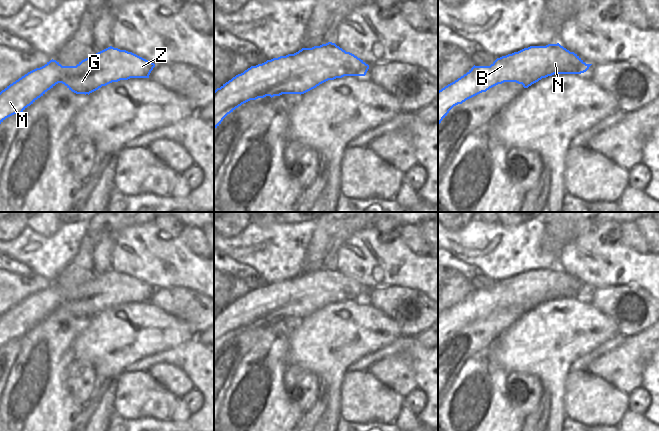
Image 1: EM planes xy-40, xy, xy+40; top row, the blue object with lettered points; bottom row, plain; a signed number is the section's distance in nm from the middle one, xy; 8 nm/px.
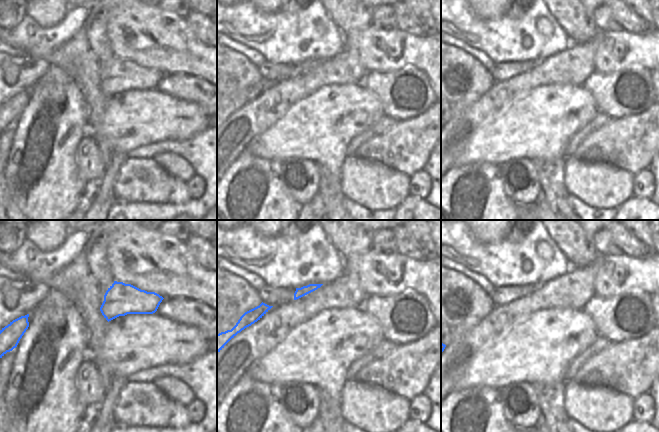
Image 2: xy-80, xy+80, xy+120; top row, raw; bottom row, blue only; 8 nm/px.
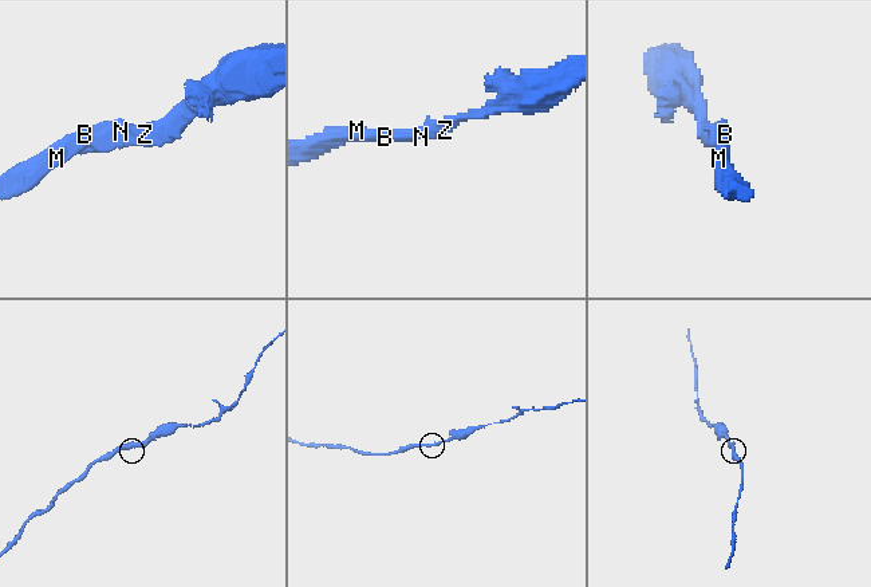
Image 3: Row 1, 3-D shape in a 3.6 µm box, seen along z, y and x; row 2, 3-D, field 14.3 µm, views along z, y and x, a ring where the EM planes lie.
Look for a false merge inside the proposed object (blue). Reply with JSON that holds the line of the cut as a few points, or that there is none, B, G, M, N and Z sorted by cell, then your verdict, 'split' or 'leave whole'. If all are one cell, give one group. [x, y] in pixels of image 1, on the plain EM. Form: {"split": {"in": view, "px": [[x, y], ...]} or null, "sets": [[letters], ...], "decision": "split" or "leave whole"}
{"split": null, "sets": [["B", "G", "M", "N", "Z"]], "decision": "leave whole"}

